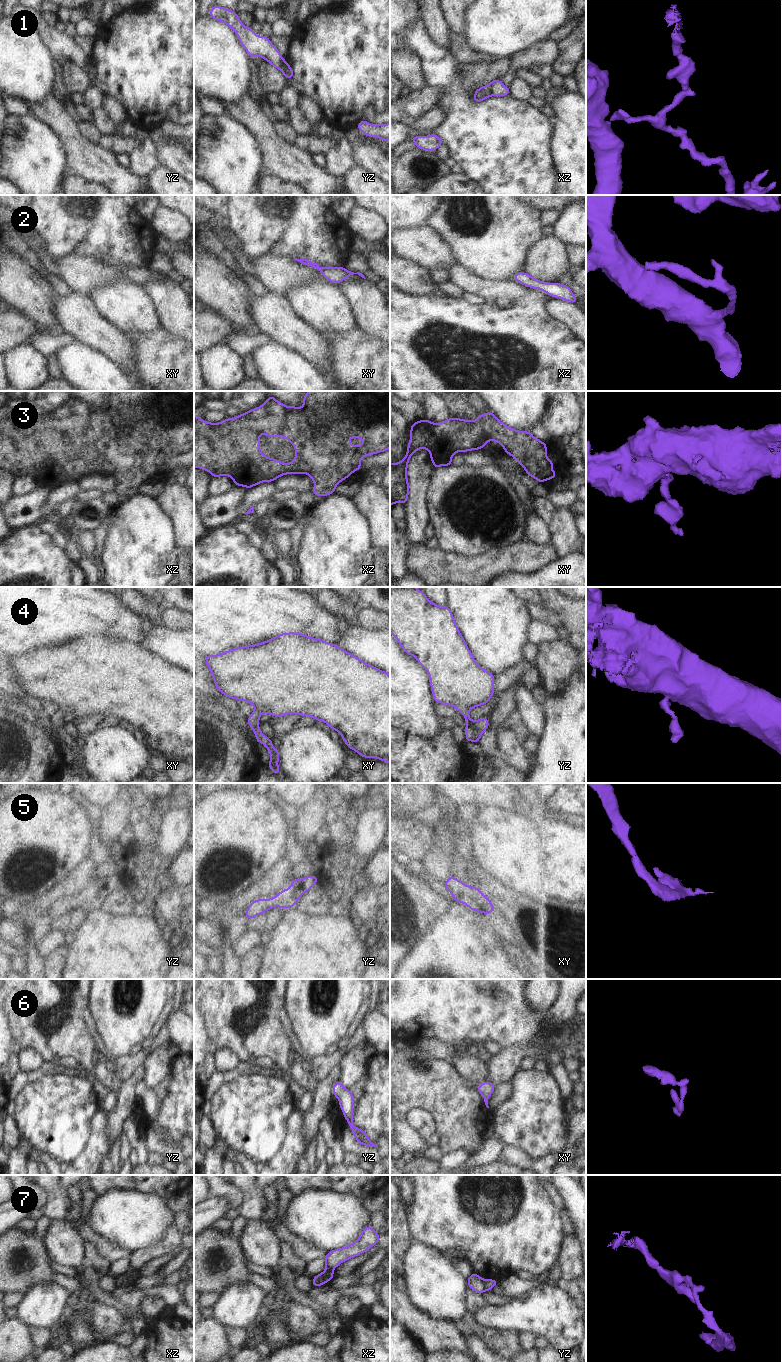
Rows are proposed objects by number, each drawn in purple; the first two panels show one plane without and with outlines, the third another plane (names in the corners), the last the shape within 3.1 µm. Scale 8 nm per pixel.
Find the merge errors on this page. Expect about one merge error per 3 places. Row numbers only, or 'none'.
1, 3, 7

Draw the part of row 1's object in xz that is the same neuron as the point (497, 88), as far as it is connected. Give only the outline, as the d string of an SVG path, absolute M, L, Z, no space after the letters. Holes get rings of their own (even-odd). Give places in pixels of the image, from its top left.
M499 78L492 80L489 83L490 93L492 96L508 96L510 95L510 88L503 85Z

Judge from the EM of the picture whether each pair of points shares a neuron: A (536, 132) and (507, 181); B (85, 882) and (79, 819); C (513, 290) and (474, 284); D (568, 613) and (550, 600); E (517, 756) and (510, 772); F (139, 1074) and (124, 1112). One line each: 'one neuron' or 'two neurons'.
A: one neuron
B: two neurons
C: one neuron
D: one neuron
E: two neurons
F: one neuron

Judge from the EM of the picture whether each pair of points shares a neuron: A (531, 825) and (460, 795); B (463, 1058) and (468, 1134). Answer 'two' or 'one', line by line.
A: two
B: two

